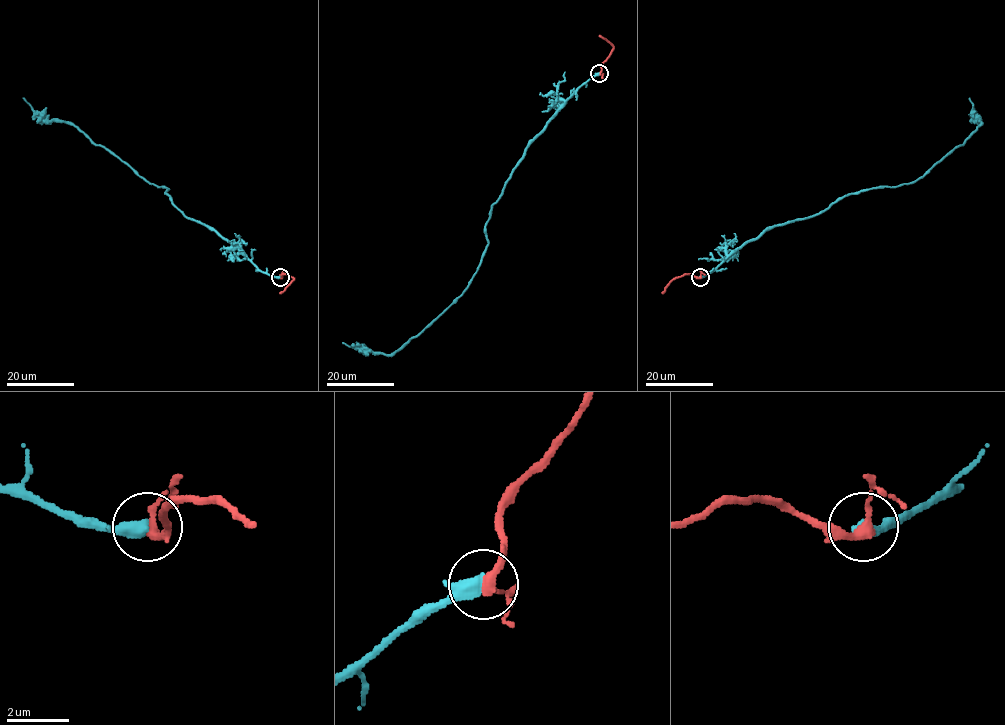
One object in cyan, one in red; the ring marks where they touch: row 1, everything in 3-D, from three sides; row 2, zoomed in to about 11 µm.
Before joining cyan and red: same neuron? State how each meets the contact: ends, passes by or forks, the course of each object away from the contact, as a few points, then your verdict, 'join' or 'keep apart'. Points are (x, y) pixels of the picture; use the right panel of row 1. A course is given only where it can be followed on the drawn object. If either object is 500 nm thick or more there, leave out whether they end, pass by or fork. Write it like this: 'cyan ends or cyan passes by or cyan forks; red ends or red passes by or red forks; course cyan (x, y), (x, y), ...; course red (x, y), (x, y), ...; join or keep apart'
cyan passes by; red passes by; course cyan (700, 276), (774, 225), (818, 214), (848, 194), (917, 181), (981, 123), (975, 120), (969, 98); course red (700, 276), (684, 274), (674, 279), (662, 293); join

